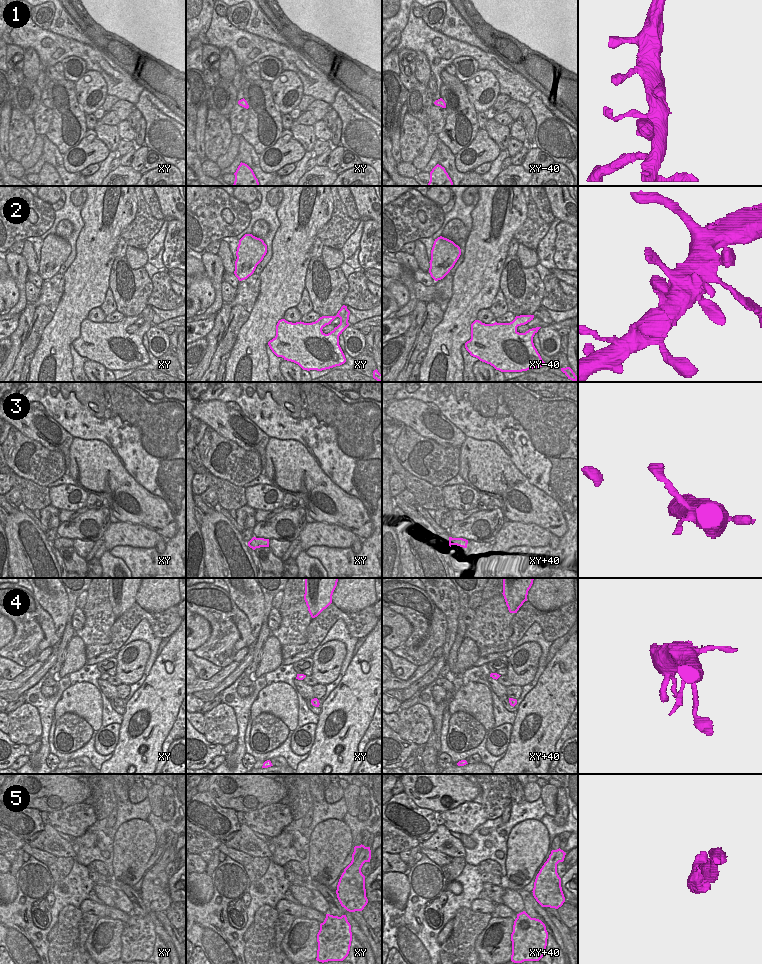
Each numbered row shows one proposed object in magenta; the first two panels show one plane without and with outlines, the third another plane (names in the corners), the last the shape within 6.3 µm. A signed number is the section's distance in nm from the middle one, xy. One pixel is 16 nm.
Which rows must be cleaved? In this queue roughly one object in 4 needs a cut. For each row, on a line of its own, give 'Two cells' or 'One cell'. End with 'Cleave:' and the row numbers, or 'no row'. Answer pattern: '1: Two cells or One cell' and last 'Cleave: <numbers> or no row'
1: One cell
2: One cell
3: One cell
4: One cell
5: One cell
Cleave: no row

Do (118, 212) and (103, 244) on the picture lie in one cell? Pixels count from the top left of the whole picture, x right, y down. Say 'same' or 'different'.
same

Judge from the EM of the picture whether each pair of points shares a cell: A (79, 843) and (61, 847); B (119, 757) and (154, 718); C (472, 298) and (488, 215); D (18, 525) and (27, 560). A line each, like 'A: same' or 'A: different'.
A: different
B: same
C: same
D: same

